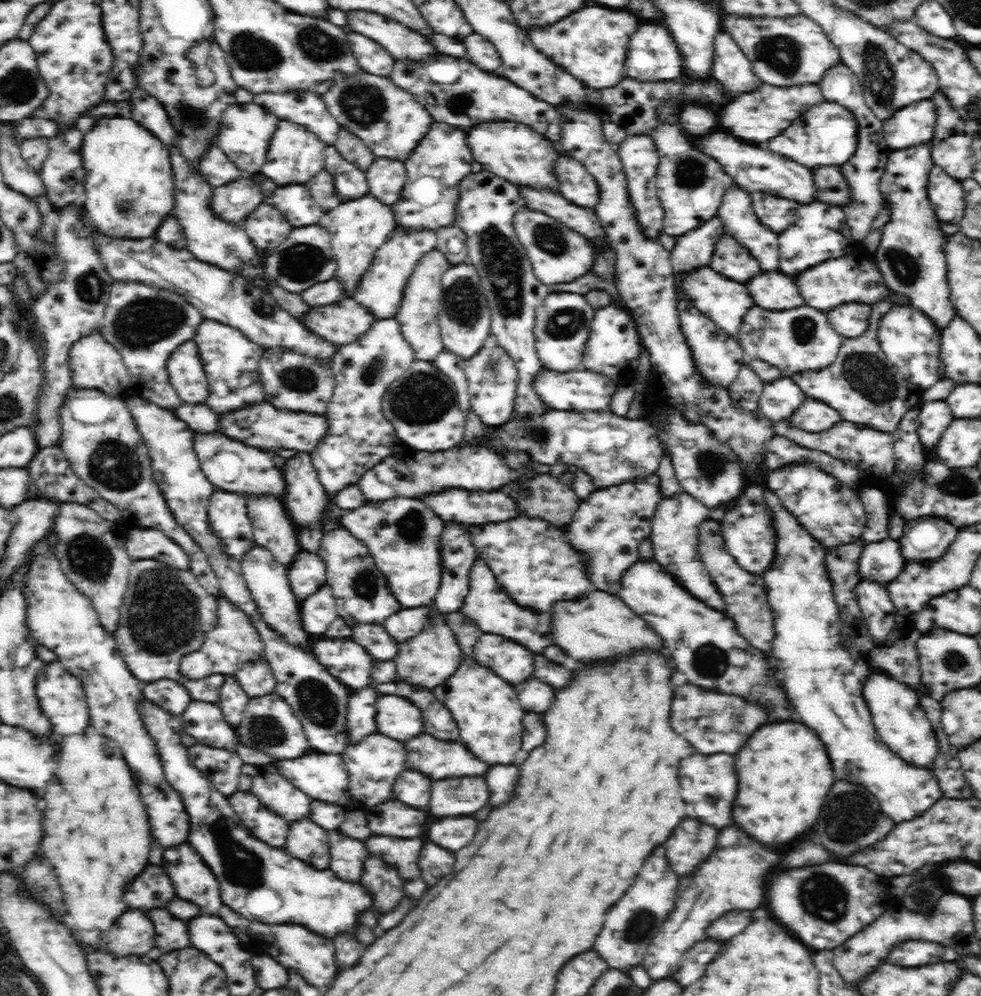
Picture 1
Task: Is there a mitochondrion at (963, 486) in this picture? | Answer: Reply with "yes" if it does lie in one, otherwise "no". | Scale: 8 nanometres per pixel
yes

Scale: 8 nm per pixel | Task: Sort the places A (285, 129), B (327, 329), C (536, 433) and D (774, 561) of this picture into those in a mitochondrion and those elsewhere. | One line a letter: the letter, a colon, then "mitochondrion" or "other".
A: other
B: other
C: mitochondrion
D: other

